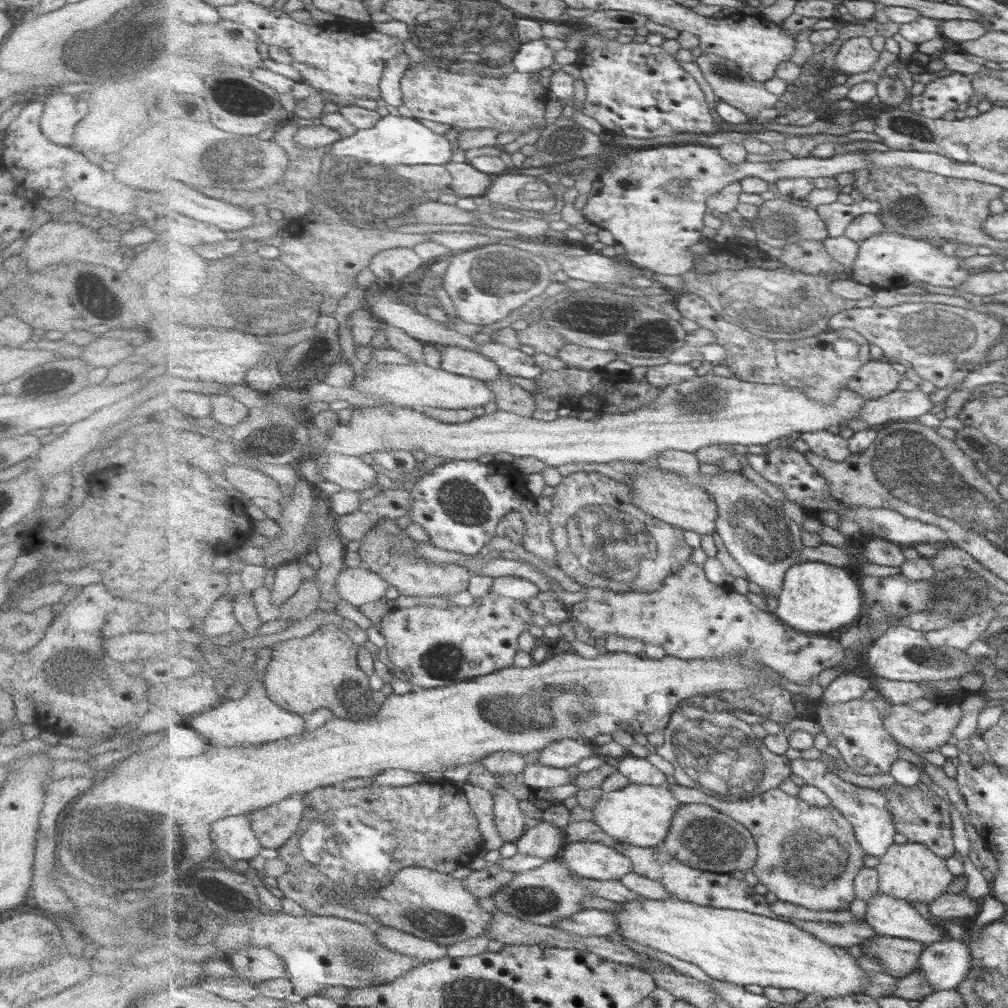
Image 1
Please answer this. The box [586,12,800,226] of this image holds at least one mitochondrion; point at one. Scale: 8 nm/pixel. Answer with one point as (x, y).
(726, 72)

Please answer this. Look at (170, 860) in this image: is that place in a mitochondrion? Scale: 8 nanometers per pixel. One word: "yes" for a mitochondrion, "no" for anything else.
yes

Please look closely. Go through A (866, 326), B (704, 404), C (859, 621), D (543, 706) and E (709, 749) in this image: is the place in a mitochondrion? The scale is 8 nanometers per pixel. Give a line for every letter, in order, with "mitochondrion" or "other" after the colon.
A: other
B: mitochondrion
C: other
D: mitochondrion
E: mitochondrion

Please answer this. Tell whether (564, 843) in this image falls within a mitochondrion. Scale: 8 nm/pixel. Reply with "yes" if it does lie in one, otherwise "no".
no

